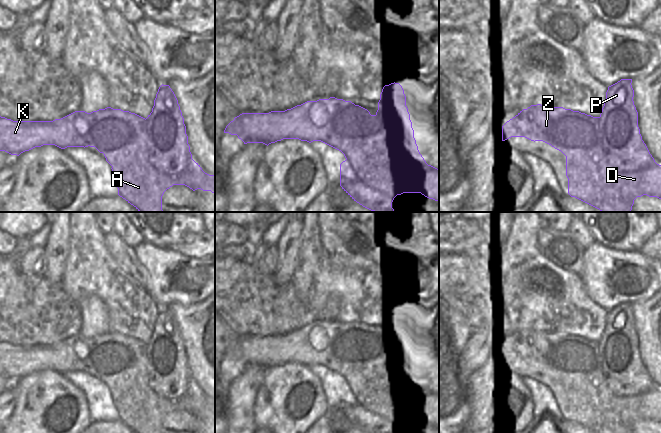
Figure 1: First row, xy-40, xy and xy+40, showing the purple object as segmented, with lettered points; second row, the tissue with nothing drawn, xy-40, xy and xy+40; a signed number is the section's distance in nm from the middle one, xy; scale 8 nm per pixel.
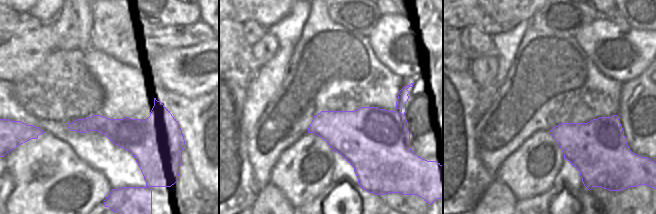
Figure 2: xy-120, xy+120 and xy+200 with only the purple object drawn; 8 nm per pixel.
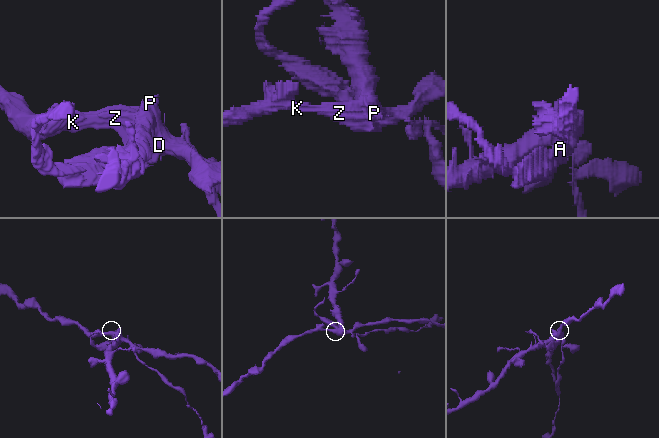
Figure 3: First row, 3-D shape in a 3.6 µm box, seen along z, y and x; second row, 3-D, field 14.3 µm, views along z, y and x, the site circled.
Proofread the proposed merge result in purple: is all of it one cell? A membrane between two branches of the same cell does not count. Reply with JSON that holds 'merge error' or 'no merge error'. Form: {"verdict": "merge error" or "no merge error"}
{"verdict": "merge error"}

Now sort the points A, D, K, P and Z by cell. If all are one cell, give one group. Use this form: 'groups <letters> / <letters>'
groups A D K Z / P

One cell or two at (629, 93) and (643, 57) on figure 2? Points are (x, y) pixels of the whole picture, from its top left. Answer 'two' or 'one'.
two

